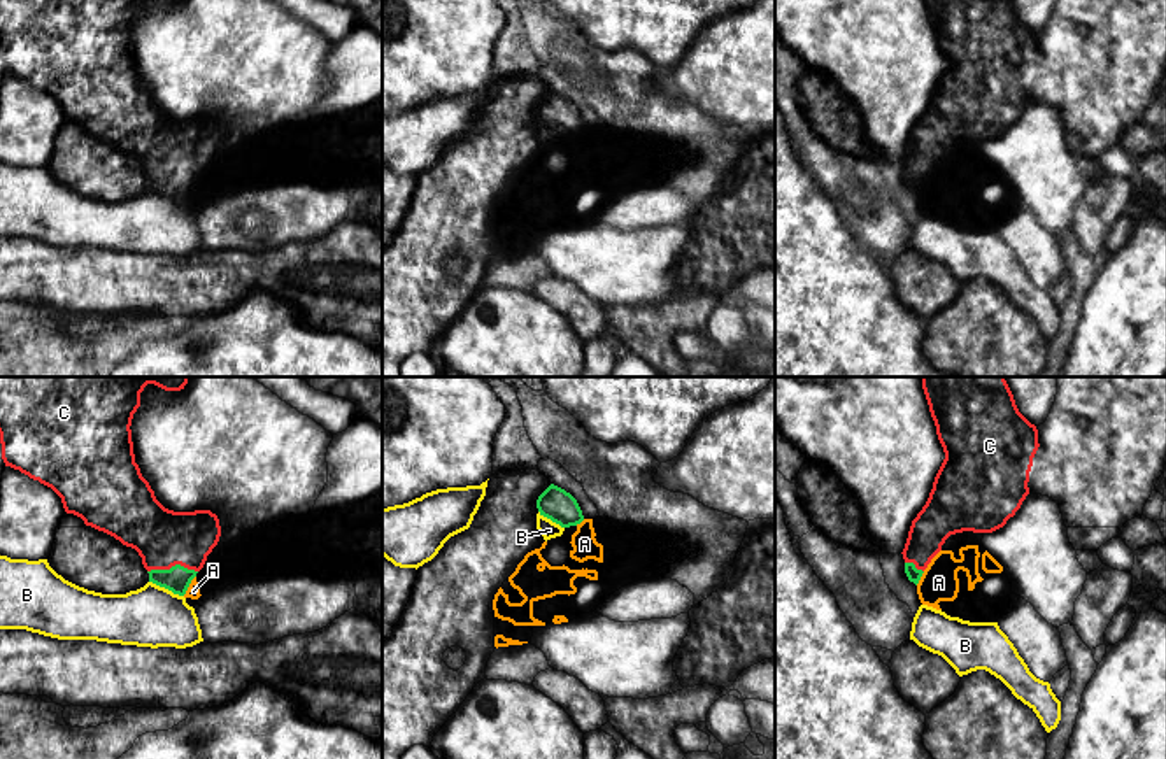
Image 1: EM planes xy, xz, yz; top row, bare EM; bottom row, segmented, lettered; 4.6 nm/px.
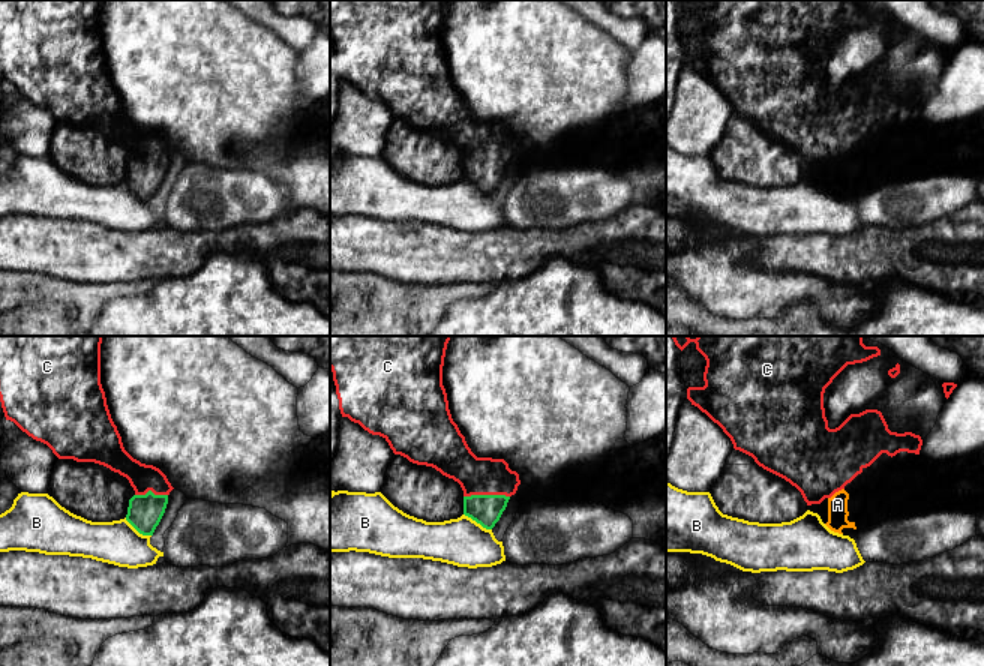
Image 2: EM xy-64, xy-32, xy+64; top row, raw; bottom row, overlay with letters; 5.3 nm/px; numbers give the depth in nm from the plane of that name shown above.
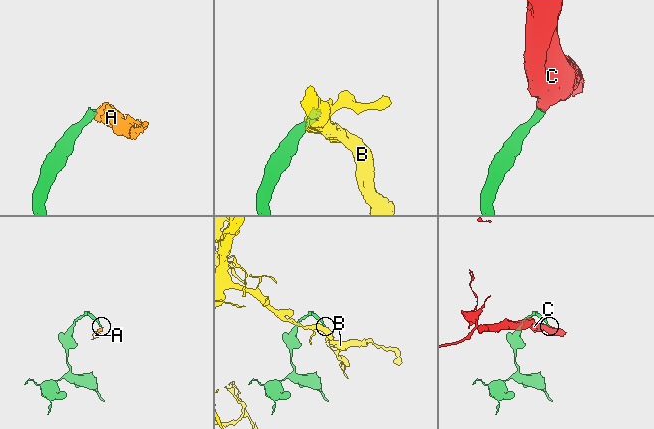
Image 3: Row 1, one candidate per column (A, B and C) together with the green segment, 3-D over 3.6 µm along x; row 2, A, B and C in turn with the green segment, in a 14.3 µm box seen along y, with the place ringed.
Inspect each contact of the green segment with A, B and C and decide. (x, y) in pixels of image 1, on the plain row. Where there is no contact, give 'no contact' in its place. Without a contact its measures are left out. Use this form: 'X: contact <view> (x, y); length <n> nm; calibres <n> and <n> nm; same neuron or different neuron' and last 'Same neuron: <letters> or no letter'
A: contact xy (188, 193); length 110 nm; calibres 120 and 60 nm; different neuron
B: contact xy (167, 195); length 180 nm; calibres 120 and 280 nm; different neuron
C: contact xy (172, 174); length 240 nm; calibres 120 and 260 nm; same neuron
Same neuron: C

